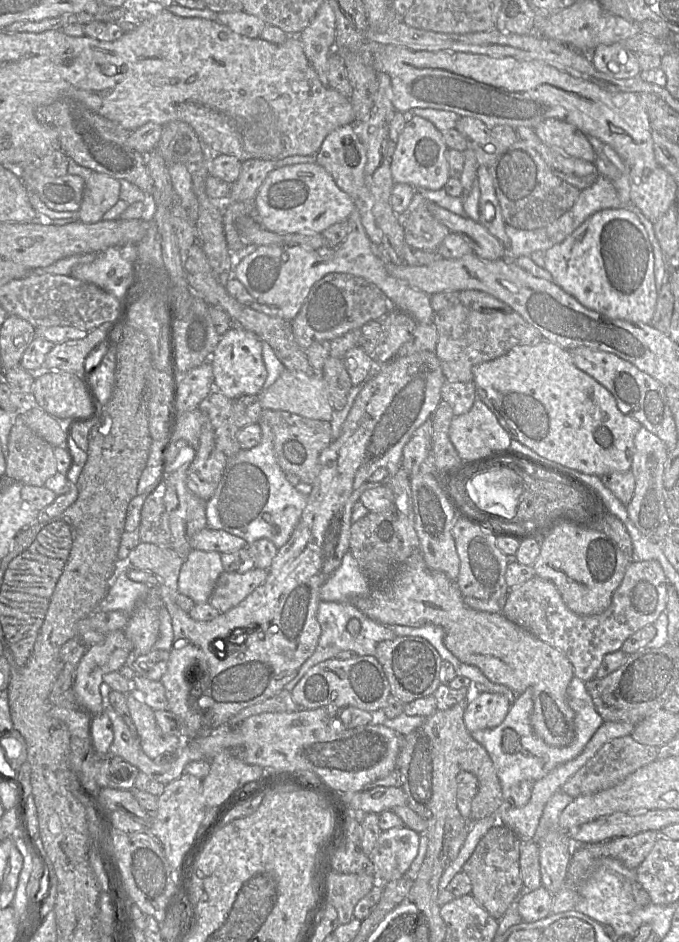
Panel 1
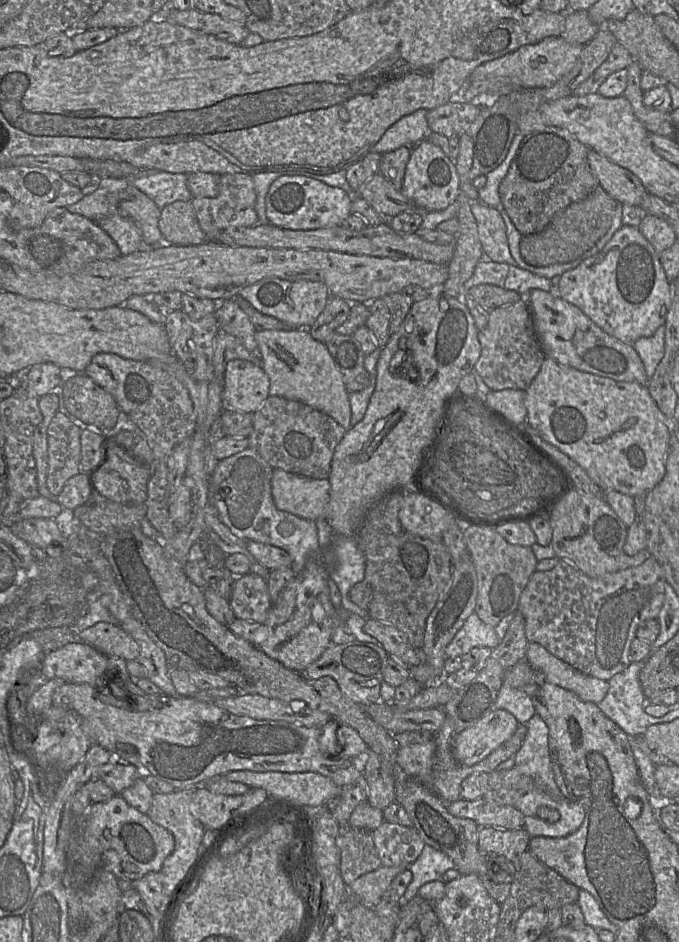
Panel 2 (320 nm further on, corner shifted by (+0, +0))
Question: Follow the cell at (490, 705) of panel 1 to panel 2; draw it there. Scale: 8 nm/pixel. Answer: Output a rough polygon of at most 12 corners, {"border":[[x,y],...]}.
{"border":[[495,709],[459,733],[453,755],[463,766],[486,758],[519,722]]}

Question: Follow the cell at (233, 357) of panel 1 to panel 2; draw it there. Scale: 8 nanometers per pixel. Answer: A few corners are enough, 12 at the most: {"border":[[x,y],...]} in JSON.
{"border":[[231,360],[223,409],[254,414],[268,398],[262,366]]}

